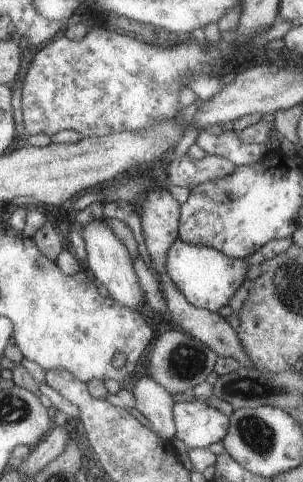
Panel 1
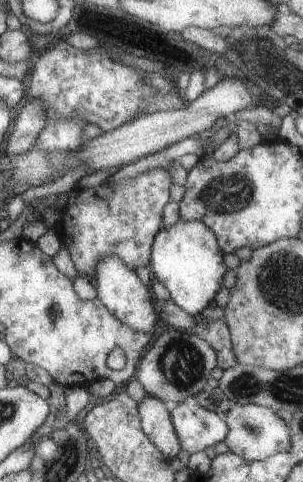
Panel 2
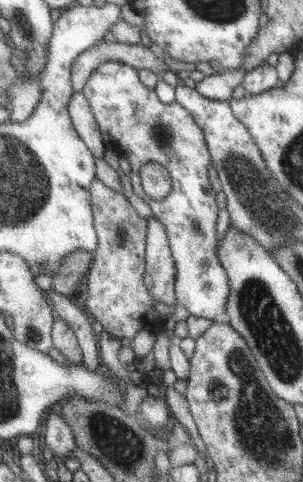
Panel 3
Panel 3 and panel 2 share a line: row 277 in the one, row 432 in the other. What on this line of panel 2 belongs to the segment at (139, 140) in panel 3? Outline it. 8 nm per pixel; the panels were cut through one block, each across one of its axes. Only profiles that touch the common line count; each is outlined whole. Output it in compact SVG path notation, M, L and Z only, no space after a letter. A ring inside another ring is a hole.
M195 402L169 406L169 416L181 450L187 454L213 448L217 442L223 442L229 432L225 416L209 412Z

